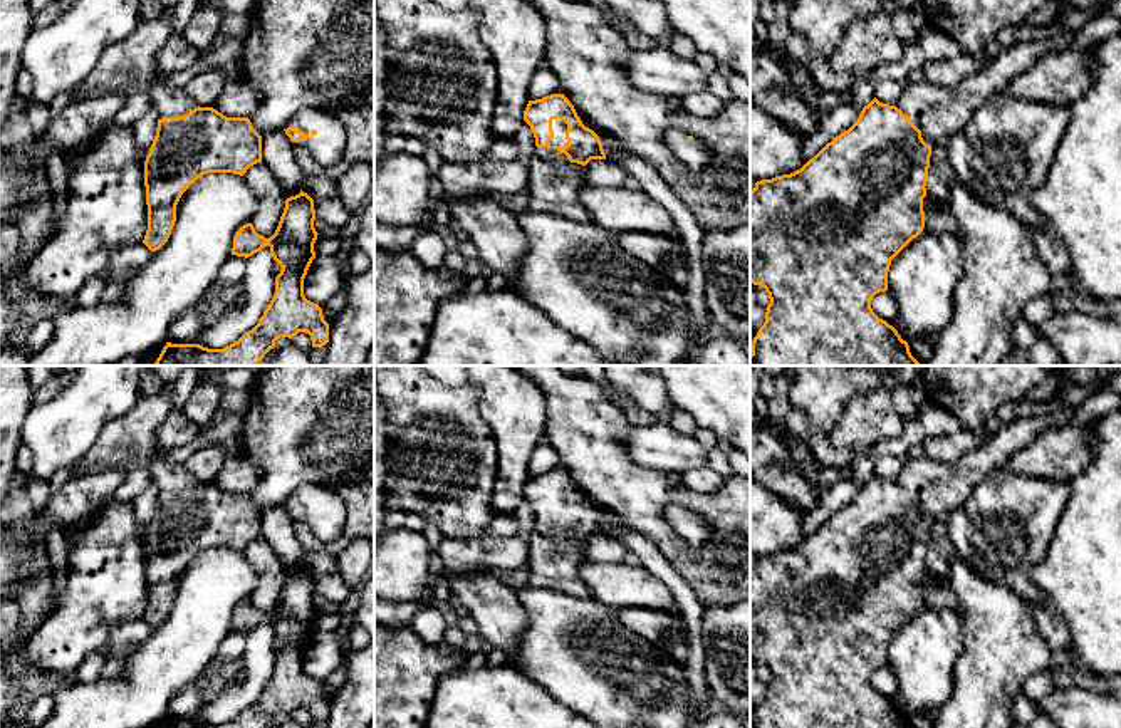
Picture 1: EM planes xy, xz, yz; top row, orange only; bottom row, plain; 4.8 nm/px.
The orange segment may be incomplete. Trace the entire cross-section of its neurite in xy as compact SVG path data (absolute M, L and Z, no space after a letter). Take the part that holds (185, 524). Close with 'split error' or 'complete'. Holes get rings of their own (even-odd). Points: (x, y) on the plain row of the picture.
M159 456L151 466L151 483L159 495L144 537L148 606L143 619L156 627L171 611L181 570L208 549L243 552L250 542L262 537L262 512L248 493L227 493L213 483L200 483L183 463L164 456Z; split error

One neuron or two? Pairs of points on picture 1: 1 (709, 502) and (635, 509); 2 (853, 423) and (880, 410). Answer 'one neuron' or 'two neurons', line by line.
1: one neuron
2: one neuron

